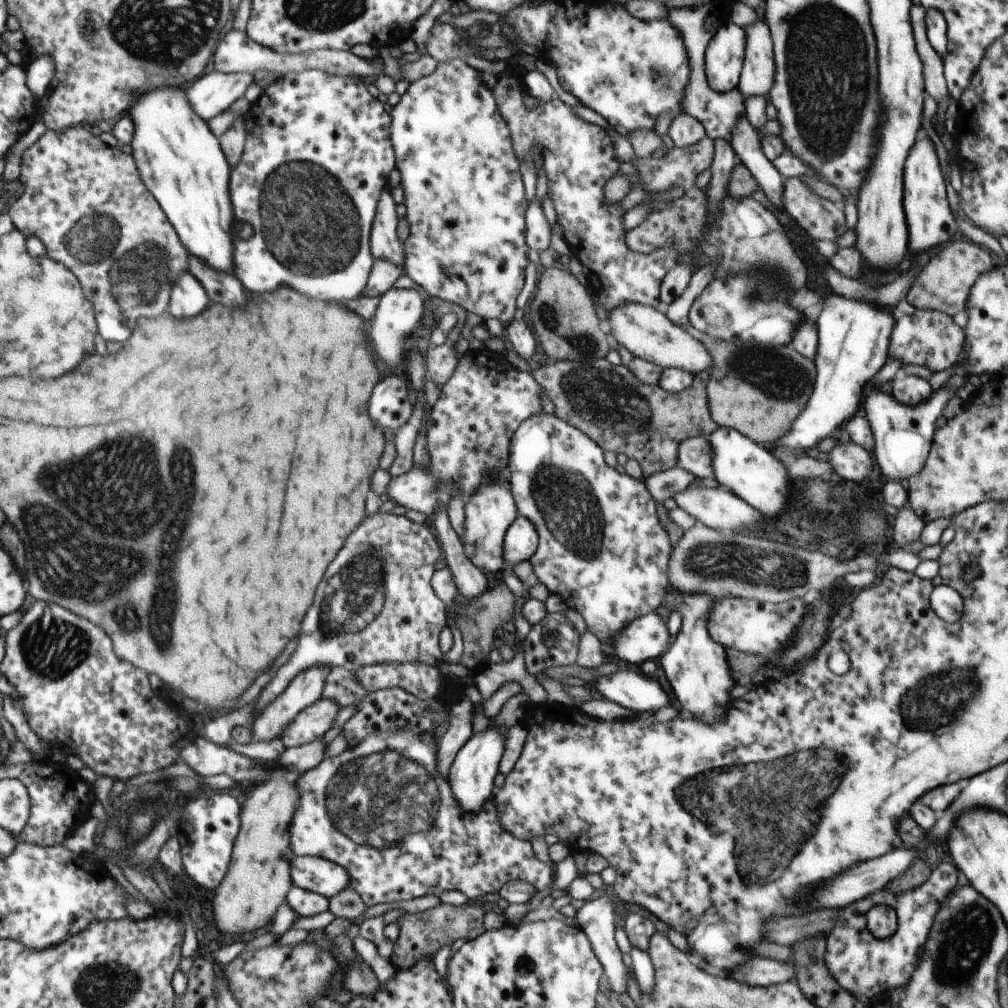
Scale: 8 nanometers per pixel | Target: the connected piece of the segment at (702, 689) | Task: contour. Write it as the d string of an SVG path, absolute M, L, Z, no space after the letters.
M705 593L684 598L679 610L683 620L680 632L660 660L682 710L709 725L725 716L732 700L730 690L736 685L736 675L728 665L725 648L712 640L707 629L707 618L715 602Z

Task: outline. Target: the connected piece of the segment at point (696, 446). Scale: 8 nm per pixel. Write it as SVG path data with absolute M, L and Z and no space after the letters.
M690 437L680 443L678 467L694 475L696 479L713 478L713 448L706 437Z

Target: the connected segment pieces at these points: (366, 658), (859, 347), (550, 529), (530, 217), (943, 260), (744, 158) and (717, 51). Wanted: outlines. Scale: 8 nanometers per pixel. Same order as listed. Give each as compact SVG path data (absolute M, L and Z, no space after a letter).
M374 513L373 515L366 515L368 518L348 536L344 548L338 552L338 556L334 558L334 562L328 566L322 582L318 584L318 590L316 590L316 596L314 596L314 604L312 608L308 610L304 622L302 622L302 634L300 634L300 644L296 648L296 652L292 654L291 658L286 662L286 666L278 668L278 672L271 679L271 682L267 683L262 691L259 693L258 697L255 699L255 715L254 718L260 716L260 714L271 704L273 703L278 696L288 688L290 681L302 671L305 671L307 668L313 667L314 665L328 665L332 667L344 667L350 672L356 673L358 668L365 667L366 665L371 664L382 664L382 663L413 663L420 661L423 663L428 663L431 665L442 664L442 658L444 654L440 651L440 645L438 645L438 636L442 629L448 626L446 622L446 610L445 605L442 600L440 600L436 593L434 592L433 586L431 585L431 578L434 574L434 563L438 558L443 557L441 544L436 538L434 529L426 524L419 524L413 521L410 521L404 515L392 515L388 513Z
M832 294L818 316L818 354L816 354L816 378L814 381L813 392L810 395L806 408L795 418L791 429L775 441L776 448L772 453L781 461L789 456L797 459L804 456L804 451L813 446L818 446L819 440L828 435L834 435L836 429L844 427L855 414L861 413L860 396L872 374L876 374L888 360L888 346L890 346L890 332L894 328L894 318L890 312L880 310L872 304L866 302L856 302L856 300L846 300L842 296Z
M540 411L537 415L526 419L513 434L508 455L509 461L506 470L517 511L534 524L539 536L536 552L529 560L533 566L534 574L536 574L540 582L547 586L550 593L558 590L560 594L566 592L570 598L574 598L574 609L583 616L587 624L587 630L595 634L603 642L605 652L607 652L611 648L613 638L619 635L620 630L632 619L654 613L668 590L669 558L673 544L667 529L662 527L658 519L656 501L649 494L644 480L630 477L626 473L620 474L615 468L608 466L604 461L602 447L598 446L594 440L586 436L582 431L579 431L578 428L561 419L556 413L548 414Z
M534 197L525 212L525 241L530 249L542 252L551 243L551 227L544 215L541 202Z
M963 238L953 240L931 251L930 262L915 278L908 292L908 302L921 311L942 311L953 317L965 310L970 288L974 281L985 272L990 272L996 264L993 263L990 253L980 244Z
M742 115L732 129L731 145L734 152L738 156L738 161L744 163L744 166L752 173L752 176L757 180L759 188L764 191L768 202L777 208L782 213L785 213L783 208L783 190L785 177L782 176L774 167L772 161L764 154L763 146L761 143L761 136L759 130L754 128L754 125L747 119L747 116Z
M726 21L705 50L705 75L712 90L727 95L737 88L746 50L745 30Z

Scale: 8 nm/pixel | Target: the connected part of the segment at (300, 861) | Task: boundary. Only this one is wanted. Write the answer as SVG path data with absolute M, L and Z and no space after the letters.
M296 856L291 862L291 881L293 886L297 886L307 891L314 891L315 893L325 896L327 899L336 896L338 892L350 887L349 872L345 868L326 860L322 857L313 856Z

